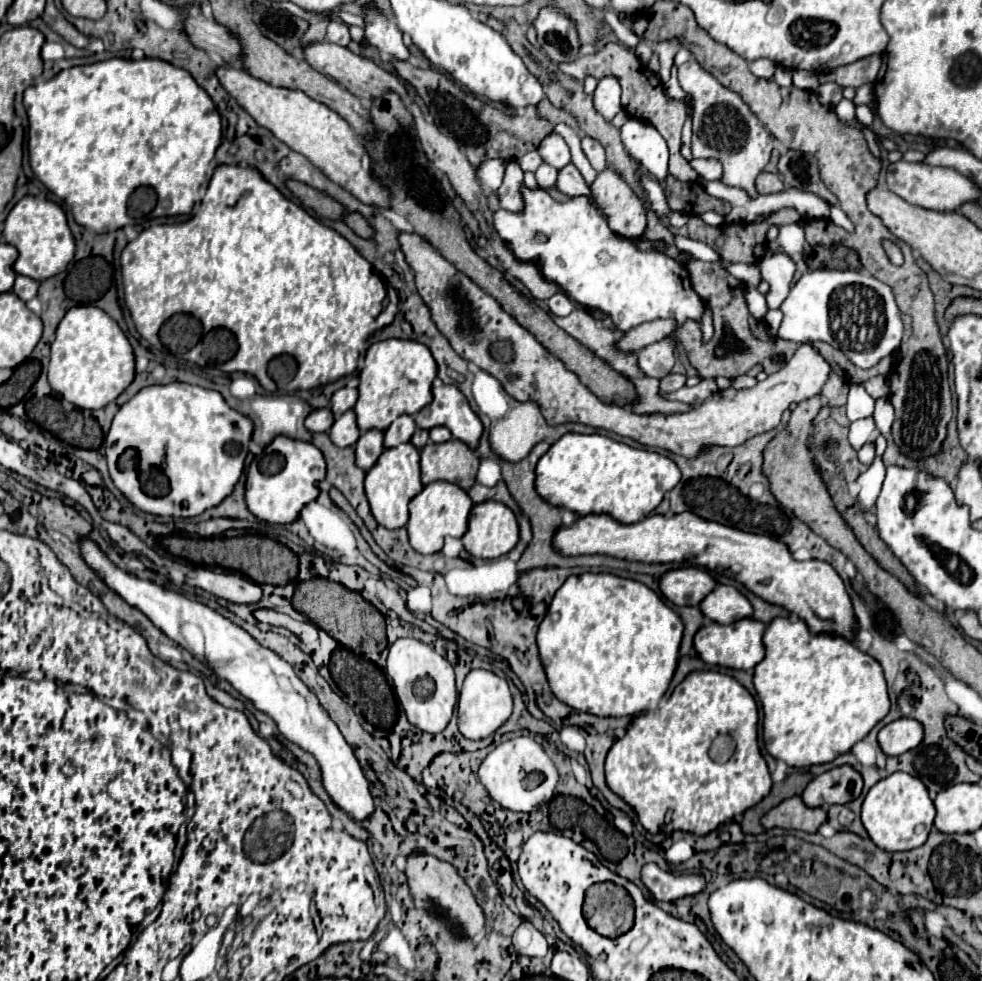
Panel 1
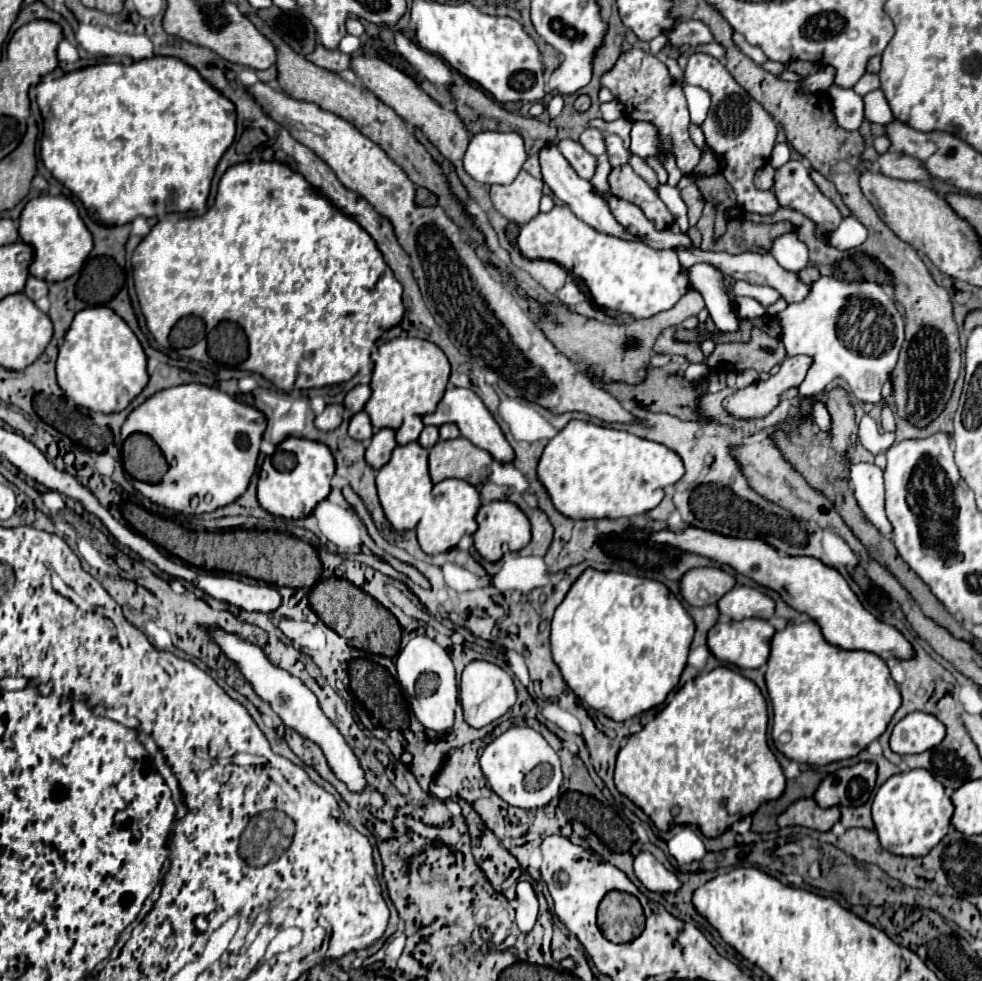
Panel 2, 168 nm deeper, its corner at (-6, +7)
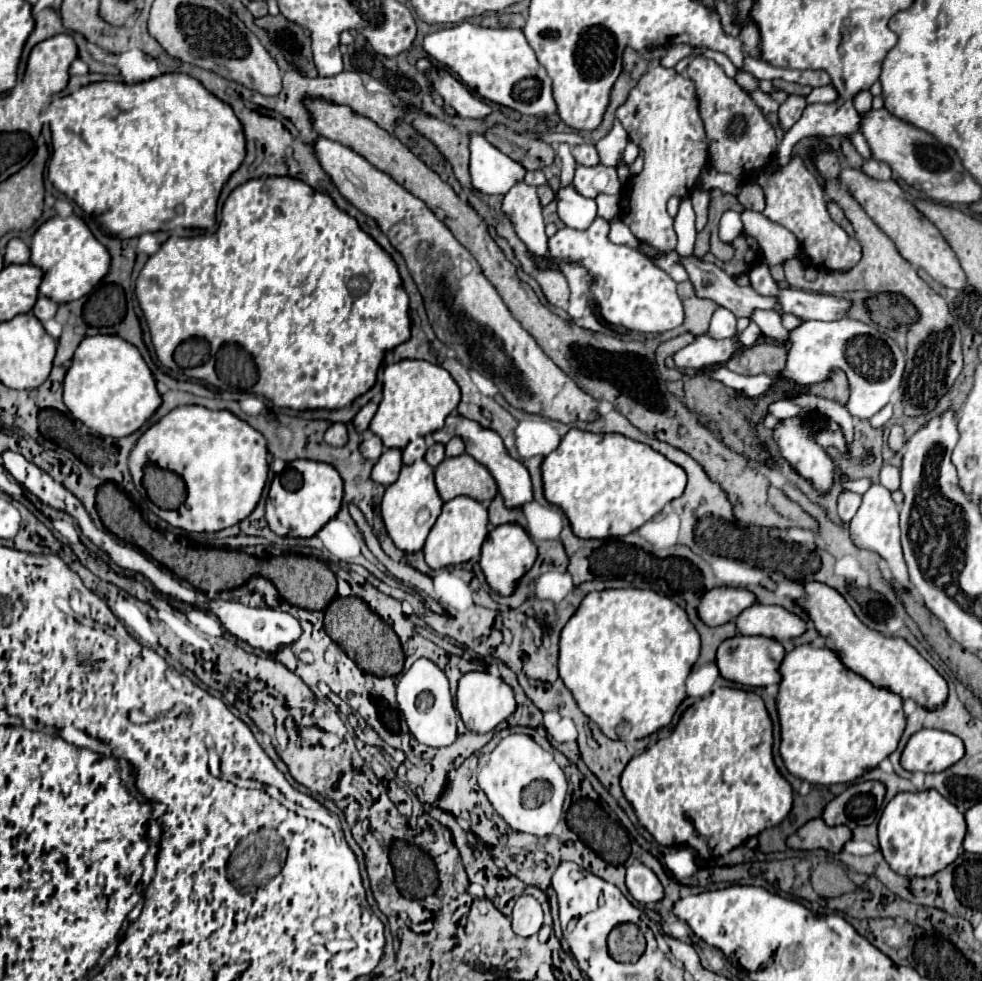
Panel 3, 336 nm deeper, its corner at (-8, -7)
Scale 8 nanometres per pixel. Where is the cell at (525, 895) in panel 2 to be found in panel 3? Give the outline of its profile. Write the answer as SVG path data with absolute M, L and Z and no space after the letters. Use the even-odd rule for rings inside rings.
M524 895L516 901L512 913L512 929L520 937L530 937L542 927L542 907L532 895Z

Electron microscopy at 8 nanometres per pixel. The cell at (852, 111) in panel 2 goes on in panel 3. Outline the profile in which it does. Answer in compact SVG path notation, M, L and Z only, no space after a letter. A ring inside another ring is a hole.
M828 85L828 87L818 87L812 89L812 93L806 97L808 103L832 103L836 101L836 91Z

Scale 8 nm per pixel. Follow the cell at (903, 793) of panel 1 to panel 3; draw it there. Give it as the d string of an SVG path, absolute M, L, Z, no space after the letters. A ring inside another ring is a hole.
M938 791L898 793L878 823L880 849L892 871L904 877L930 877L946 869L960 853L966 835L964 815Z

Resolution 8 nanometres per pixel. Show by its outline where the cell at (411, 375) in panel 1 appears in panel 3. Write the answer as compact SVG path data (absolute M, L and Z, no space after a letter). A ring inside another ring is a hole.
M404 359L384 369L384 391L378 413L374 415L370 429L382 439L386 449L404 449L412 439L424 437L444 427L444 419L460 403L460 387L452 375L434 363Z

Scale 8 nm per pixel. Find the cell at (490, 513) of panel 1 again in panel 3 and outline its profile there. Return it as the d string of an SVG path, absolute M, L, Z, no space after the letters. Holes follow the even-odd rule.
M514 523L494 527L488 535L488 539L482 545L482 555L480 555L480 567L486 575L486 581L492 591L496 591L502 597L508 597L514 593L518 579L534 565L534 559L538 557L538 549L528 537L528 533Z

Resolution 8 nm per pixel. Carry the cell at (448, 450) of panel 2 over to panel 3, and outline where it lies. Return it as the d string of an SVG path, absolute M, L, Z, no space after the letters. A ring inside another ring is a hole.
M466 453L458 457L446 457L436 467L436 487L444 501L466 495L484 505L488 505L498 493L490 471Z

